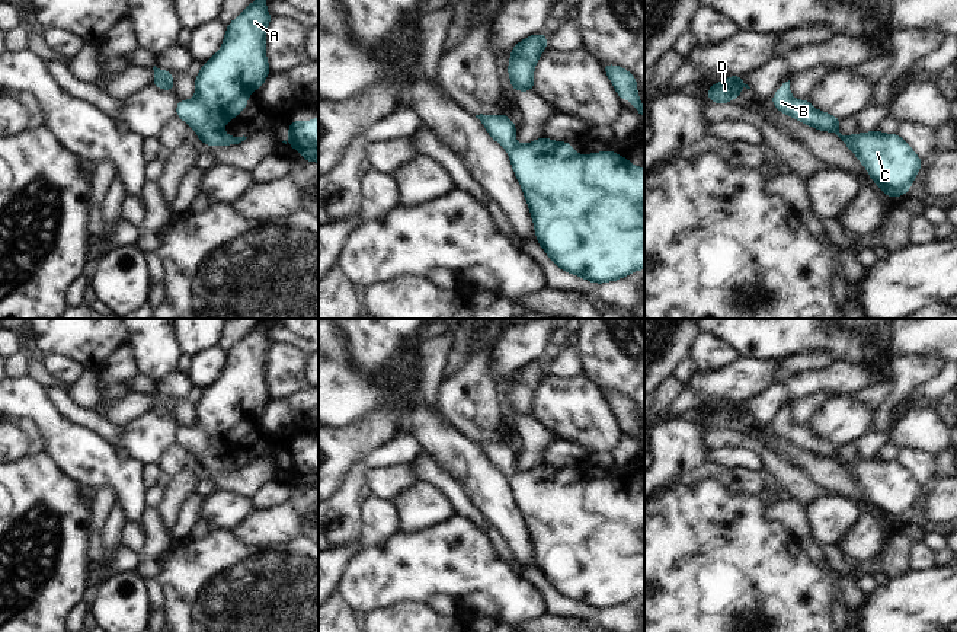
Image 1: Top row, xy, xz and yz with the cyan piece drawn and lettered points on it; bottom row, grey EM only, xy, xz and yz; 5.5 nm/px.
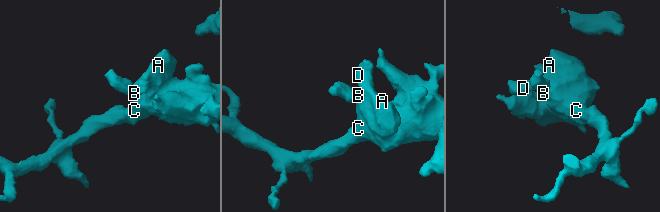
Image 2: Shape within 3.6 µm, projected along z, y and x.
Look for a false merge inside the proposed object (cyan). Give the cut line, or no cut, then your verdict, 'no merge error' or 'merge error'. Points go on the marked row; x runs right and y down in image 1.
no cut; no merge error

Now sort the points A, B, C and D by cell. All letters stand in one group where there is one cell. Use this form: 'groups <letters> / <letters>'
groups A B C D

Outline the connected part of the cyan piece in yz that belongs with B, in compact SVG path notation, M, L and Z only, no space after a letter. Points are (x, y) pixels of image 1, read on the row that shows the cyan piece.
M790 80L780 86L771 102L780 112L796 121L836 134L889 198L905 195L921 170L922 160L899 134L883 134L874 130L842 135L838 131L842 119L825 111L816 111L807 99L796 100L791 96Z

